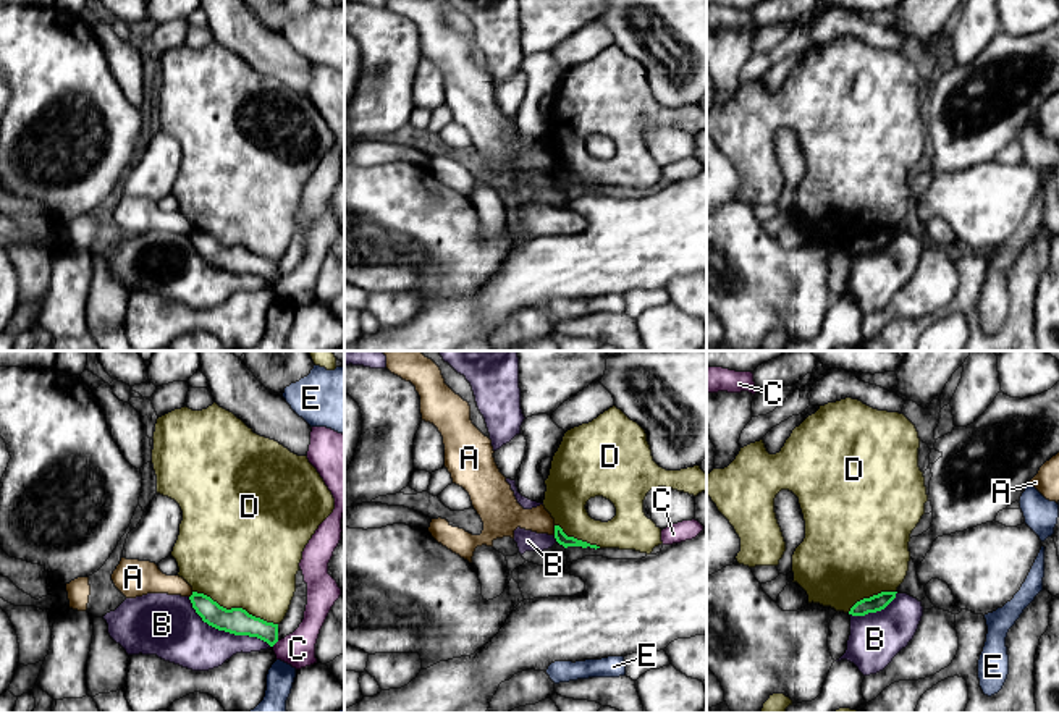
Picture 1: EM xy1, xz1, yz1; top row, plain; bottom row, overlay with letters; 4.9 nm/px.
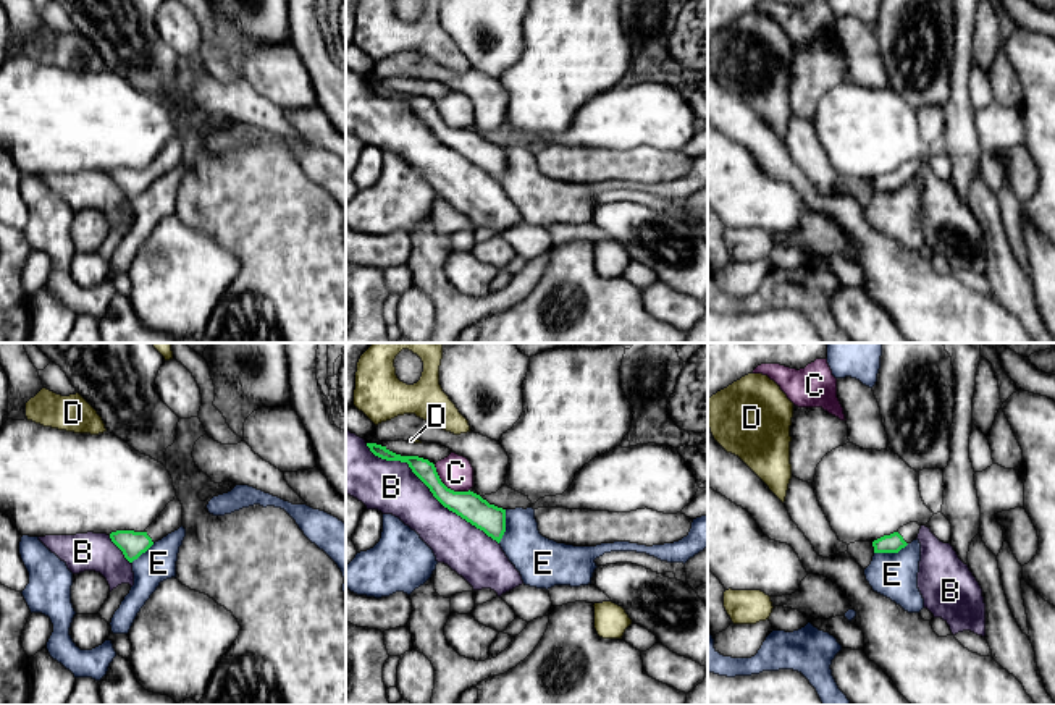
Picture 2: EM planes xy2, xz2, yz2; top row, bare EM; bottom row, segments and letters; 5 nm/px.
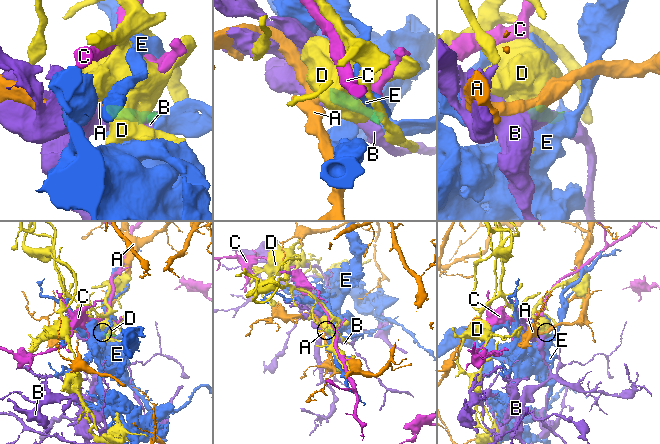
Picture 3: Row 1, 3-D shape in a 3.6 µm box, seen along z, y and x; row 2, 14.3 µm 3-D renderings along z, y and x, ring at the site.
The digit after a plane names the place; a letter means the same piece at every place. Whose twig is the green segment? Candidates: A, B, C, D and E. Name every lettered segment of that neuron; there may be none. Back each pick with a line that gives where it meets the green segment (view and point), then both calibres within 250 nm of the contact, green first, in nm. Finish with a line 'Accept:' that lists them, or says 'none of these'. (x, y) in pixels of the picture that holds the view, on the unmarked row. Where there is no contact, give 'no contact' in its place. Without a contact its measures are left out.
Accept: none of these

